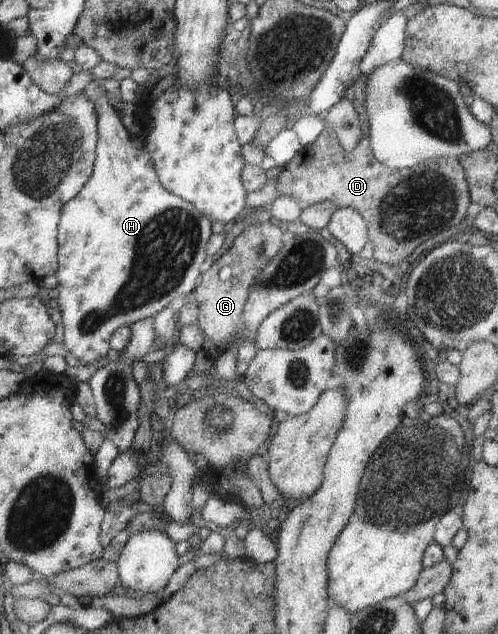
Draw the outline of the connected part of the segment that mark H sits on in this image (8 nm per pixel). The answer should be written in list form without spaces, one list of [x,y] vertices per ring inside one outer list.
[[[93,80],[89,83],[89,86],[85,88],[84,94],[91,96],[91,100],[95,100],[95,104],[99,108],[99,132],[100,141],[98,146],[98,160],[95,163],[94,178],[87,183],[87,186],[83,188],[81,194],[77,198],[70,200],[67,203],[63,214],[61,214],[61,224],[59,224],[59,260],[60,266],[58,277],[58,290],[60,292],[60,298],[58,303],[64,314],[64,344],[68,351],[70,351],[78,360],[81,365],[91,366],[91,364],[99,364],[99,360],[107,360],[107,353],[111,352],[113,335],[126,326],[132,327],[134,324],[141,322],[142,320],[156,317],[160,312],[163,312],[167,306],[171,306],[177,298],[185,296],[185,294],[191,294],[195,292],[202,280],[203,276],[203,264],[207,262],[207,246],[209,246],[209,240],[211,236],[215,234],[213,232],[213,224],[210,217],[206,215],[198,207],[189,200],[173,193],[166,185],[163,184],[162,178],[159,176],[158,168],[155,165],[153,156],[147,149],[142,146],[137,149],[133,146],[133,140],[131,136],[133,134],[127,129],[127,126],[123,123],[121,114],[117,112],[117,108],[111,104],[111,98],[109,98],[109,92],[107,88],[100,83],[99,80]]]

